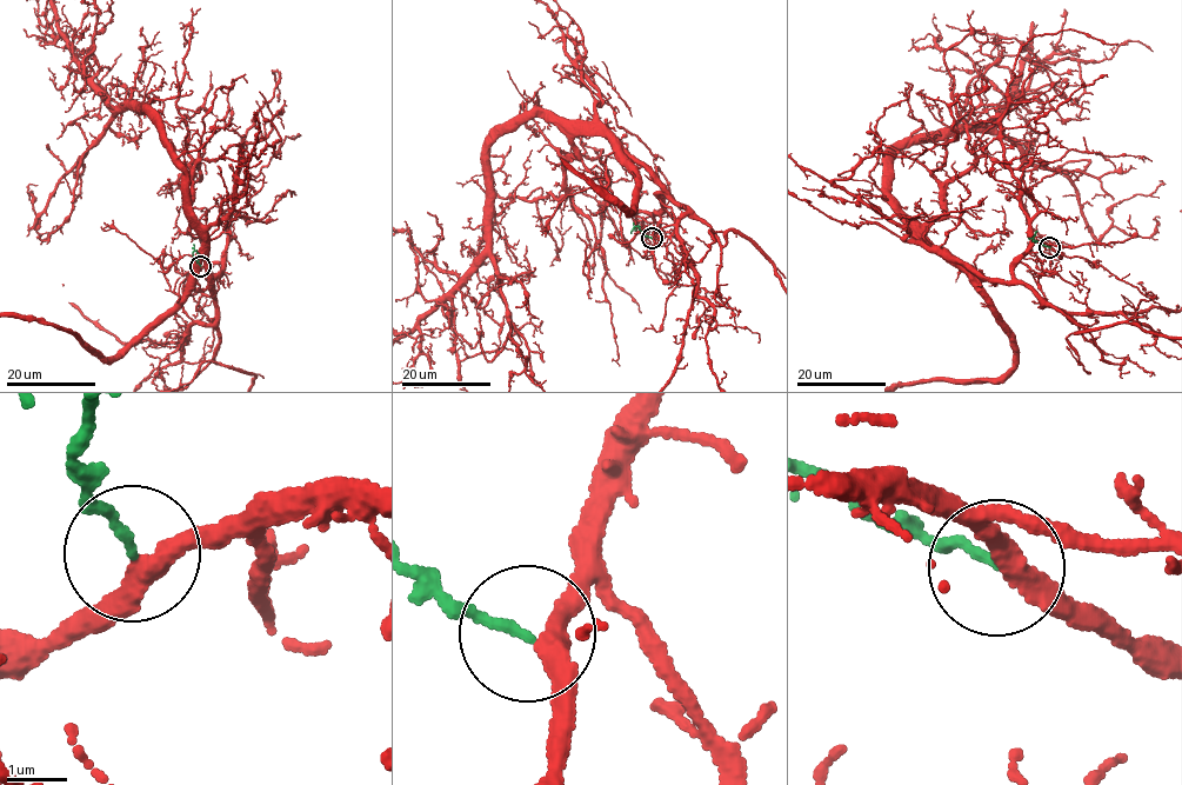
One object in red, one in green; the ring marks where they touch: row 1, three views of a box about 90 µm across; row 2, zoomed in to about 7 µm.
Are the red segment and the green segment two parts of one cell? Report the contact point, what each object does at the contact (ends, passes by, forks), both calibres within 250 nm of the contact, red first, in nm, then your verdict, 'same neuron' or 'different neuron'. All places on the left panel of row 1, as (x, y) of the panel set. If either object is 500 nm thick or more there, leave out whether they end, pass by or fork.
(200, 266) | red passes by | green ends | 320/140 nm | same neuron

